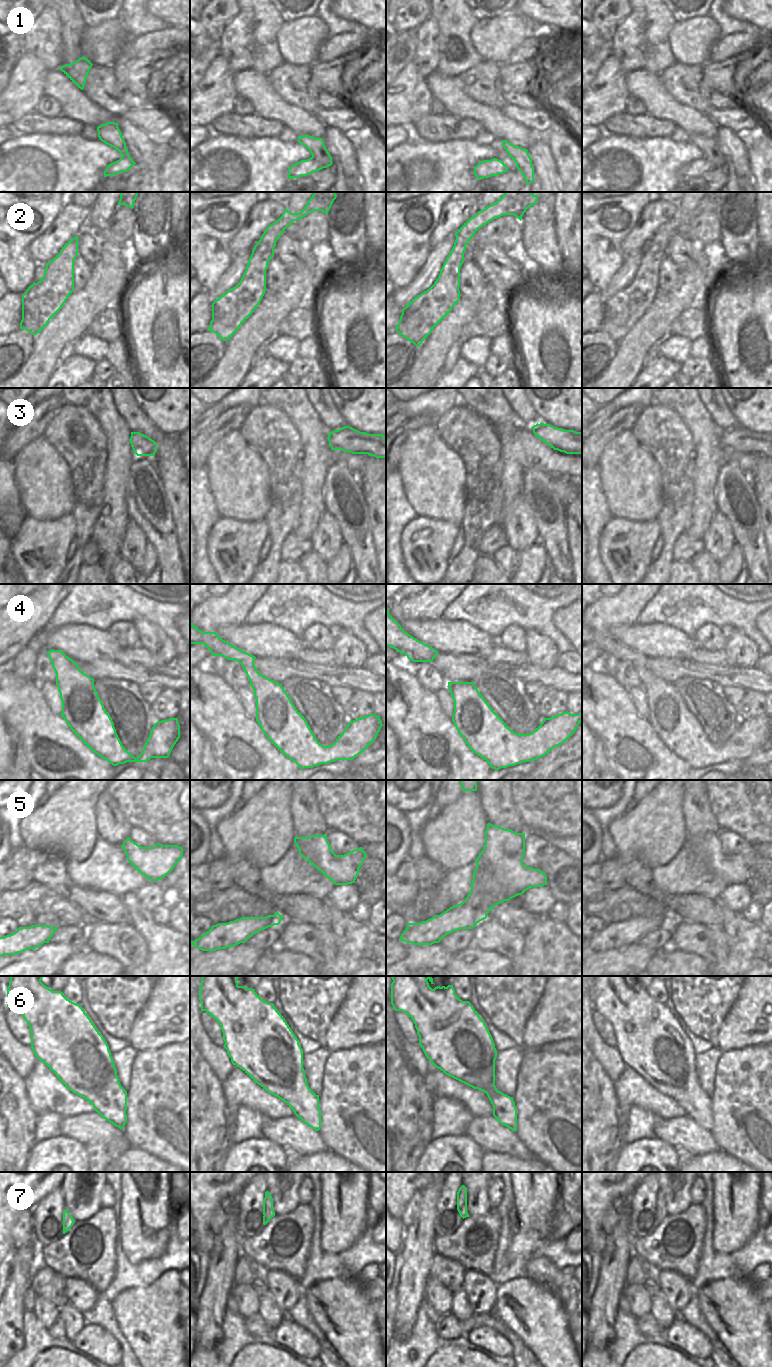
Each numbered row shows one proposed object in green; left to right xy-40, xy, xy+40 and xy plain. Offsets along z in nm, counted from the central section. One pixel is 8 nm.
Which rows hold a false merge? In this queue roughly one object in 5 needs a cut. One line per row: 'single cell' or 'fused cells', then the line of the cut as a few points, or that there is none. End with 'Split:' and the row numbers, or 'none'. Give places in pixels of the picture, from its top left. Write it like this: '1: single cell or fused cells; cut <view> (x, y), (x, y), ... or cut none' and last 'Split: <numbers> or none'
1: single cell; cut none
2: single cell; cut none
3: single cell; cut none
4: single cell; cut none
5: single cell; cut none
6: single cell; cut none
7: single cell; cut none
Split: none

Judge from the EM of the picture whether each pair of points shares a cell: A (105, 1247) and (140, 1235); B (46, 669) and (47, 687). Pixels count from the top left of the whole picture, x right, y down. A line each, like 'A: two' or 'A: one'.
A: two
B: two

